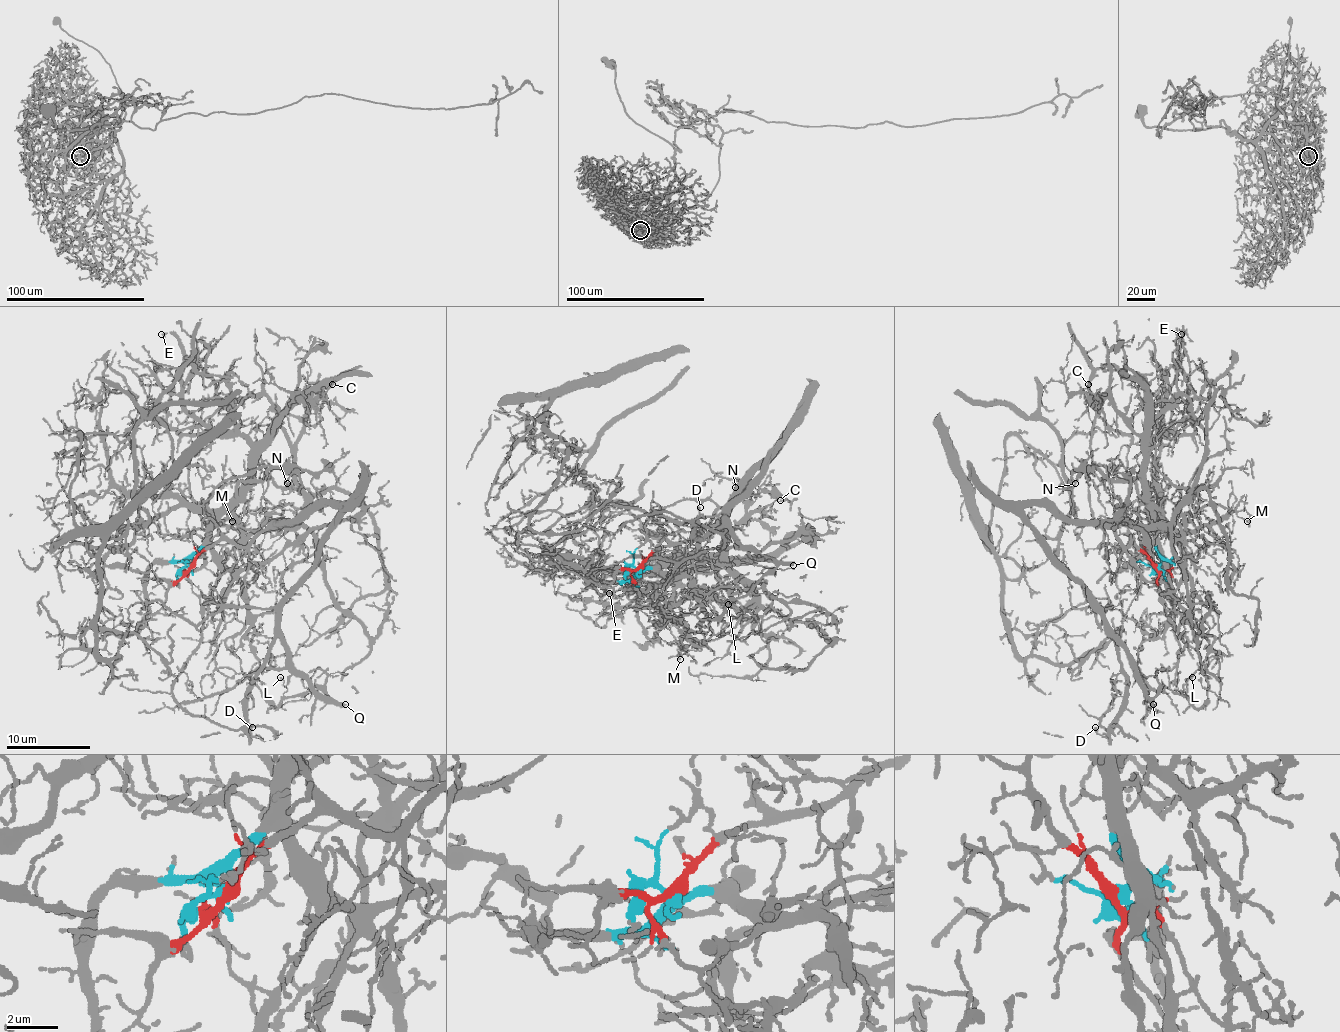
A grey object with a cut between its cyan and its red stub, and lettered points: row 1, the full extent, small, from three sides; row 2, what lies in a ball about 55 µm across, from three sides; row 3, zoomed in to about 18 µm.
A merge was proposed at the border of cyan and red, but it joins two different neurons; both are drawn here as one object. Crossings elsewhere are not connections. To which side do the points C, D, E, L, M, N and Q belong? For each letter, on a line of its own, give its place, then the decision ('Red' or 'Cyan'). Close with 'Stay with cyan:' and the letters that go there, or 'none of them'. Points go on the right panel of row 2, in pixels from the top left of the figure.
C: Place: (1088, 384). Cyan
D: Place: (1095, 727). Red
E: Place: (1181, 334). Cyan
L: Place: (1192, 677). Red
M: Place: (1247, 521). Cyan
N: Place: (1075, 483). Cyan
Q: Place: (1153, 704). Red
Stay with cyan: C, E, M, N

